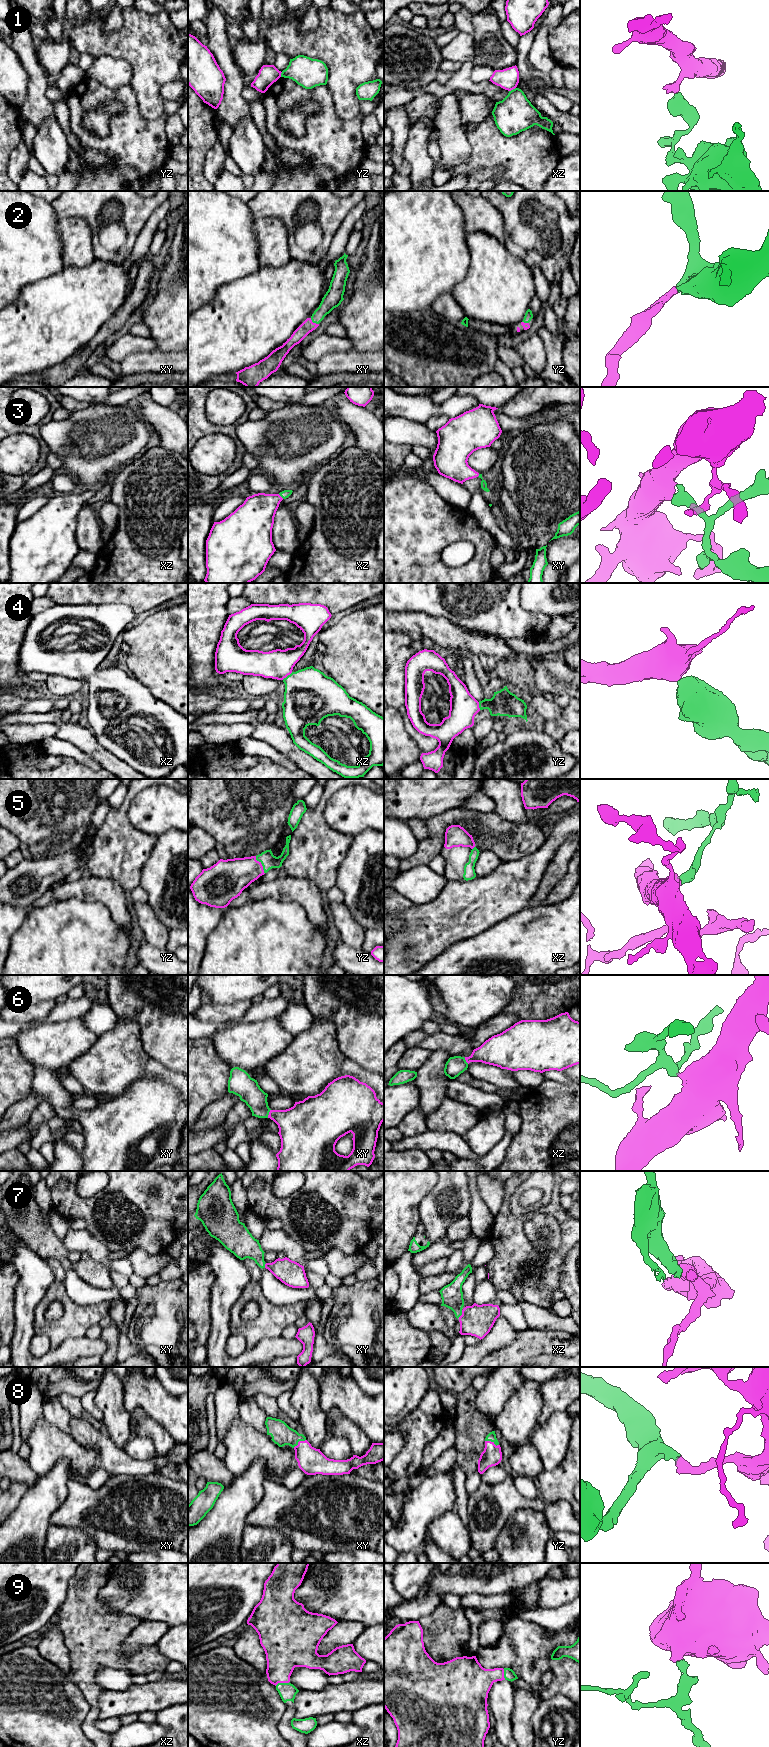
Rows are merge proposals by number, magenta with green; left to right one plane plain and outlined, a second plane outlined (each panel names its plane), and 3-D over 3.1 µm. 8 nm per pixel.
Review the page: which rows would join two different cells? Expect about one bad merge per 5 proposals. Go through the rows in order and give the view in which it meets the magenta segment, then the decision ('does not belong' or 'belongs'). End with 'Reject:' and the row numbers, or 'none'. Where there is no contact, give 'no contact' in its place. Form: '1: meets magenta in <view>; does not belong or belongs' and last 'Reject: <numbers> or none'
1: meets magenta in xz; does not belong
2: meets magenta in xy; belongs
3: meets magenta in xz; belongs
4: meets magenta in xz; belongs
5: meets magenta in yz; belongs
6: meets magenta in xy; belongs
7: meets magenta in xz; belongs
8: meets magenta in yz; belongs
9: meets magenta in xz; belongs
Reject: 1

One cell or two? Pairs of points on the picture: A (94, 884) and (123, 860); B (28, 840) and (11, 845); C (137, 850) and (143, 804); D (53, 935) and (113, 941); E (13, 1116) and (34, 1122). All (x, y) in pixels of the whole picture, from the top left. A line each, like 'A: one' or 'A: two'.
A: two
B: two
C: two
D: one
E: two

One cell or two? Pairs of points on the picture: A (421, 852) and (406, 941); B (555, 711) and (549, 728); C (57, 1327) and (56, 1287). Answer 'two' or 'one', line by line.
A: two
B: two
C: one

